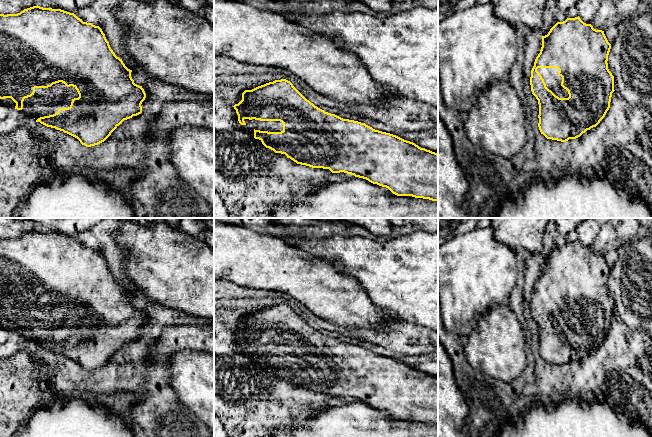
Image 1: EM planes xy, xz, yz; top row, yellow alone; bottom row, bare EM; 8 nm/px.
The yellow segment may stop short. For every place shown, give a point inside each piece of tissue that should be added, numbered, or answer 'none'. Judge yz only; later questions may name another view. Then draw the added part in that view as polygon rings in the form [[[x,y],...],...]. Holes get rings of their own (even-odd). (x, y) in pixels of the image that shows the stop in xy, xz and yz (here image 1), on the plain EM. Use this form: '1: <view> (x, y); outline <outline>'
1: yz (551, 302); outline [[[538,292],[537,295],[544,303],[546,311],[556,320],[559,322],[569,321],[568,315],[561,310],[562,301],[558,299],[557,292]]]

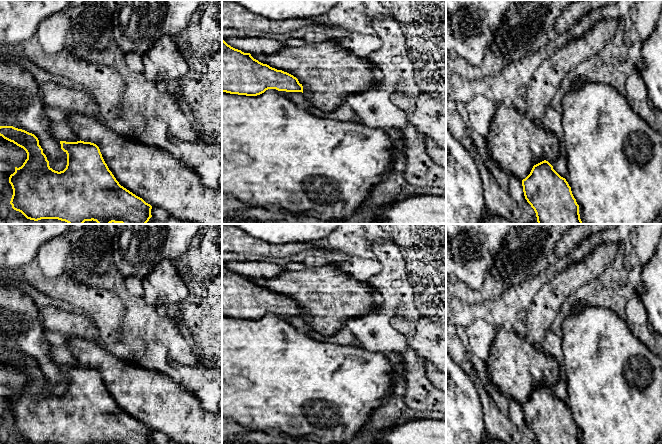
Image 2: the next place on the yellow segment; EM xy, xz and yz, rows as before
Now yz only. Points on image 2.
none

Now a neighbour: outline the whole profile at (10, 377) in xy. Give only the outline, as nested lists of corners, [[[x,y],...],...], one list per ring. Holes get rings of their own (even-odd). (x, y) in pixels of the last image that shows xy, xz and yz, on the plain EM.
[[[0,360],[0,386],[21,391],[27,383],[26,375]]]

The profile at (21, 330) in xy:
[[[0,281],[0,350],[13,350],[34,358],[55,395],[63,395],[67,389],[67,378],[61,373],[60,365],[56,364],[50,353],[50,343],[45,336],[44,326],[39,320],[41,308],[34,300],[15,283],[3,285]]]

